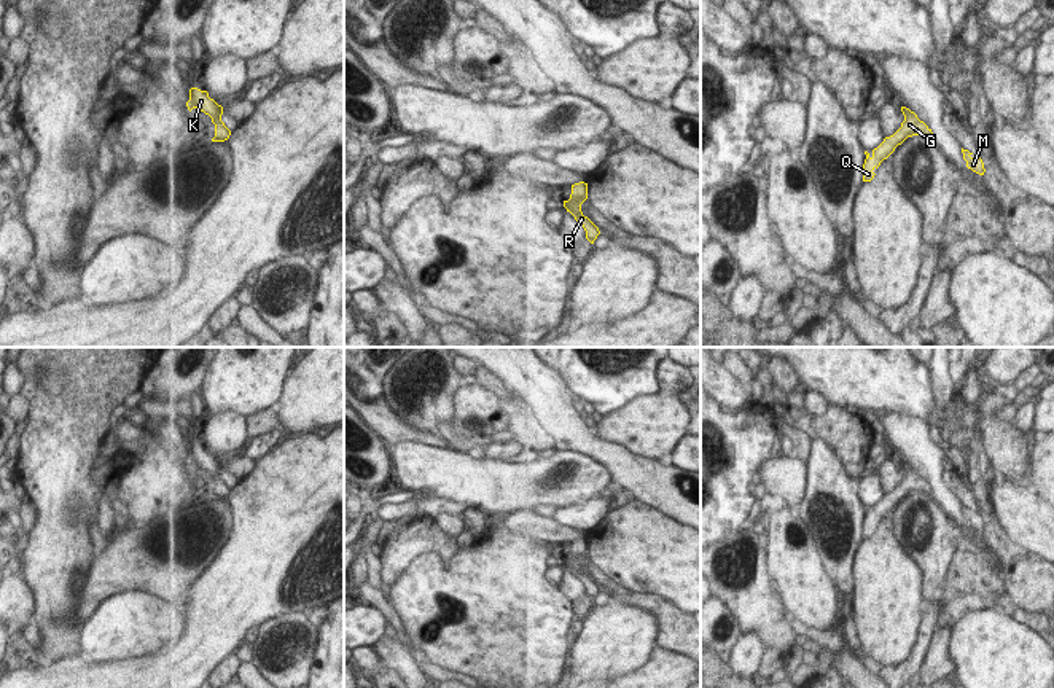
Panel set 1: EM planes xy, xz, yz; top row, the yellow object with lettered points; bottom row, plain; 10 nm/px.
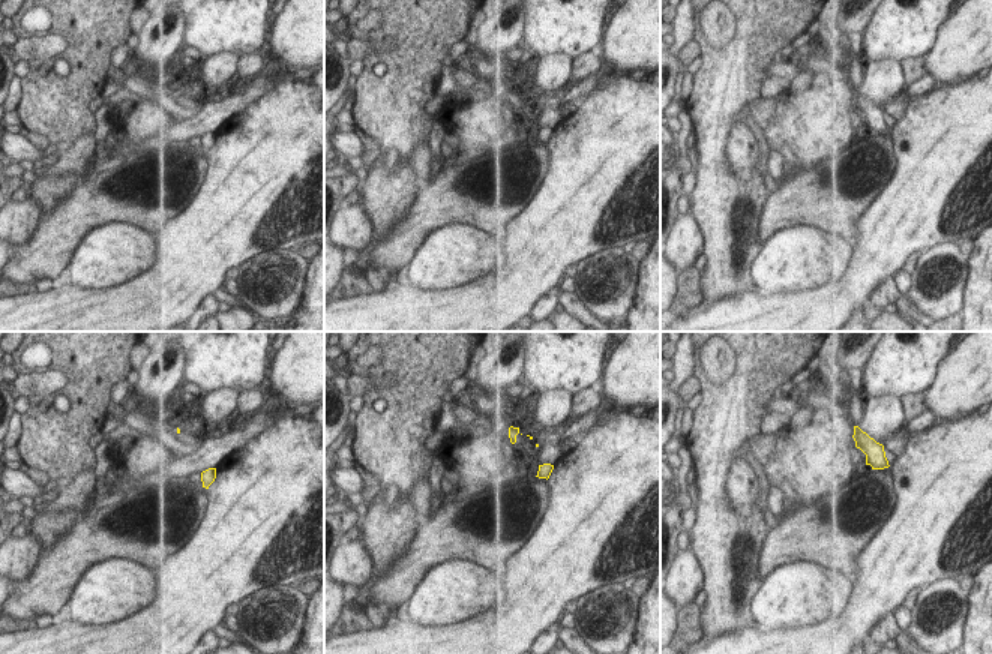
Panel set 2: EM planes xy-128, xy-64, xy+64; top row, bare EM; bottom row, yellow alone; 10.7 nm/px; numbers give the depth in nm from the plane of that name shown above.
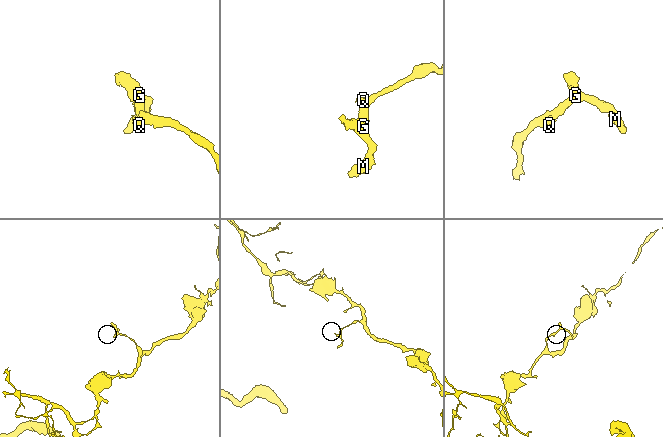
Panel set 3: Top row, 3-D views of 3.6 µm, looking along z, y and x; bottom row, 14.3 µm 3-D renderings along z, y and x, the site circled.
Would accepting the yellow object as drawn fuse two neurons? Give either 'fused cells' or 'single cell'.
single cell

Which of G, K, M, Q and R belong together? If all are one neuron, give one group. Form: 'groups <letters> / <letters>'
groups G K M Q R

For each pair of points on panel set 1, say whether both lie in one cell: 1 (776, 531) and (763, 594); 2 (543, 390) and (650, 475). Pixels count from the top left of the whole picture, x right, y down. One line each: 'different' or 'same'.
1: different
2: same

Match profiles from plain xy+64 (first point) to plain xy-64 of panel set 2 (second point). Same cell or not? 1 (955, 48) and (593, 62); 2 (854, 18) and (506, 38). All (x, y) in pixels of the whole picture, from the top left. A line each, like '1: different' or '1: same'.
1: different
2: same

